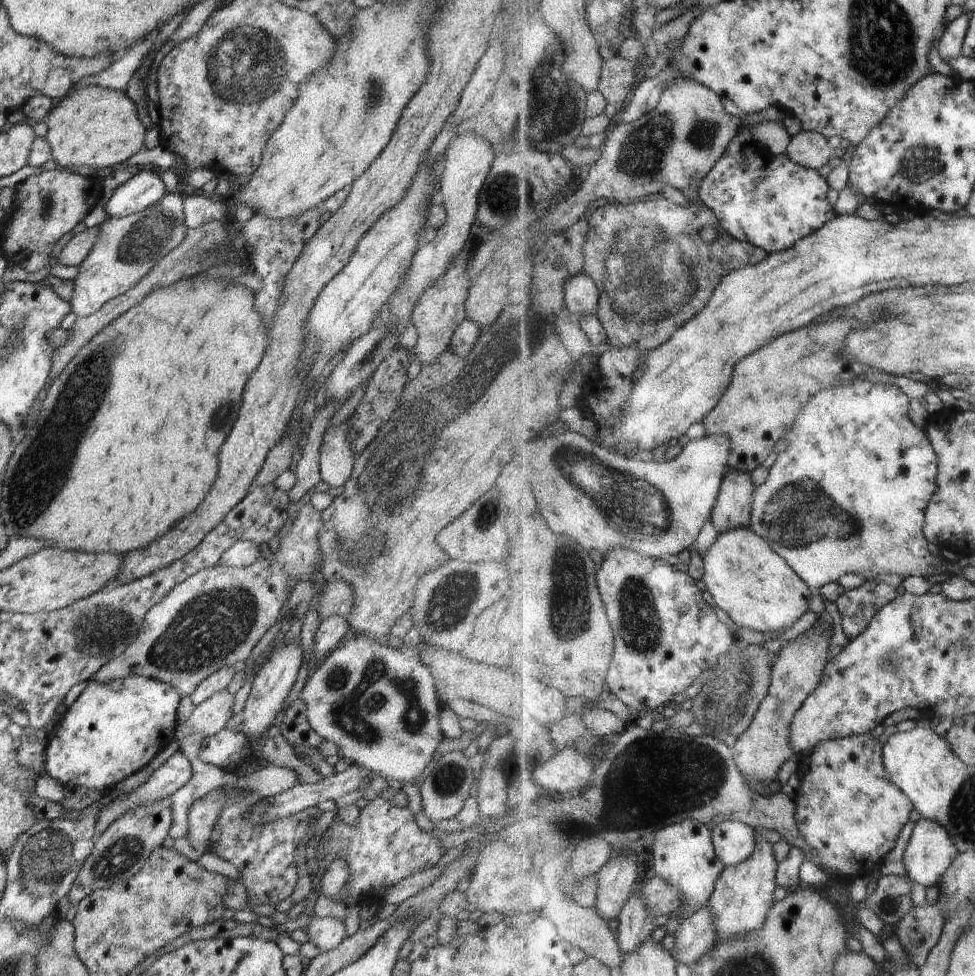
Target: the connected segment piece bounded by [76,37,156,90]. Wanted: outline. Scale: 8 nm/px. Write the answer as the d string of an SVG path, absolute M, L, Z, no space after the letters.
M153 37L142 39L134 48L126 51L120 60L115 60L114 64L111 64L110 68L106 68L104 72L100 72L96 76L82 78L76 84L76 88L100 85L112 90L125 90L127 88L126 84L130 82L134 72L141 66L142 59L154 48L156 48L156 44Z

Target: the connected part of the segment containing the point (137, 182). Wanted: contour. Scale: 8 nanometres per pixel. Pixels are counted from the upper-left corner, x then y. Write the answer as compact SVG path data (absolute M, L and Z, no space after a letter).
M141 171L122 183L105 205L108 217L126 217L155 205L166 193L160 175Z

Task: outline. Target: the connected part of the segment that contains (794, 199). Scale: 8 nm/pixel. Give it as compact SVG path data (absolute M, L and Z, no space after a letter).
M746 132L735 138L735 141L728 147L727 153L724 154L724 158L701 184L699 192L702 202L718 215L724 228L730 234L738 240L762 247L772 254L778 250L794 248L798 240L822 230L828 222L839 215L835 205L832 206L828 198L830 186L829 179L825 179L818 169L808 168L799 162L794 162L788 153L779 157L775 156Z

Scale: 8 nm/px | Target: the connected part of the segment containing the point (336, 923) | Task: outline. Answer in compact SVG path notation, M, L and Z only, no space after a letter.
M313 917L305 928L309 941L322 953L340 946L340 942L346 938L344 922L332 917Z

